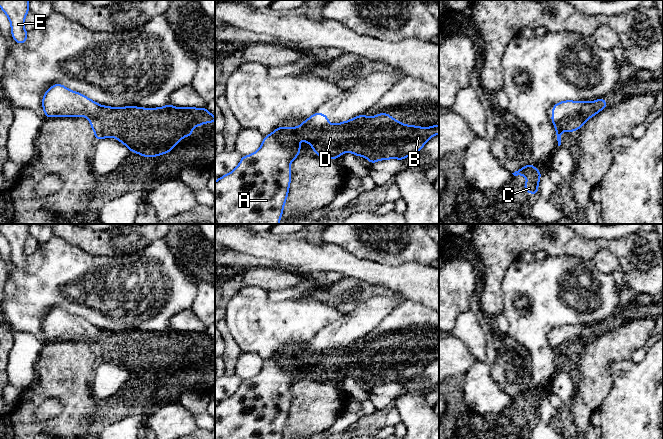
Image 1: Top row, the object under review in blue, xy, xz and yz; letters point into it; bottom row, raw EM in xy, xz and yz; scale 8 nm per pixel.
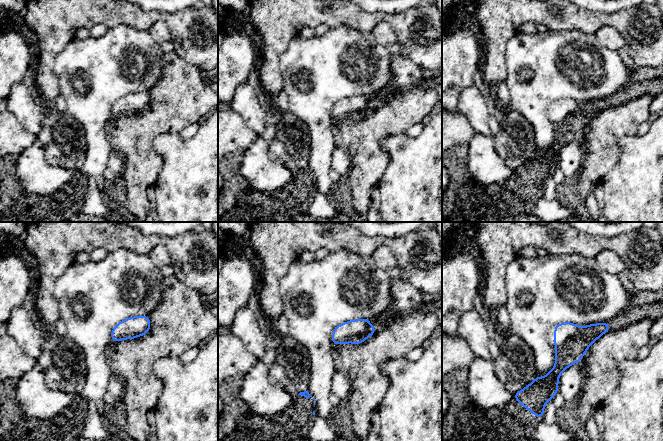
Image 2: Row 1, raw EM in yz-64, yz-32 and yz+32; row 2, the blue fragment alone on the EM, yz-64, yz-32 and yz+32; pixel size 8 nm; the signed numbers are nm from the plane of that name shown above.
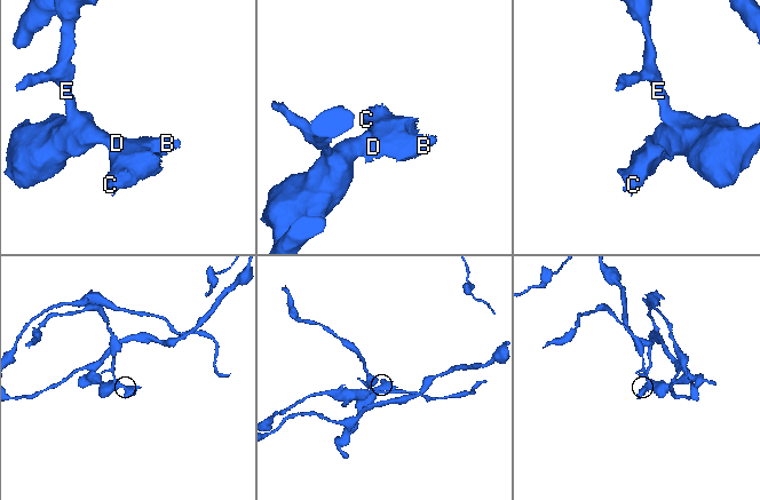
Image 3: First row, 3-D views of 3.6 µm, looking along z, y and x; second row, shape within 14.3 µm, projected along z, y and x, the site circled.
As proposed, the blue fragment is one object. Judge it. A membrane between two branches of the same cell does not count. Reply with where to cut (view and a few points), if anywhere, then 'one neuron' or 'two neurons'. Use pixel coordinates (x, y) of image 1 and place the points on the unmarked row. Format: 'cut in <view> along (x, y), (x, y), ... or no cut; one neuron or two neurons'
cut in yz along (587, 326), (577, 336), (562, 342), (555, 348); two neurons

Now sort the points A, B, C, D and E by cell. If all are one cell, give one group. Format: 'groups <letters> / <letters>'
groups A E / B C D

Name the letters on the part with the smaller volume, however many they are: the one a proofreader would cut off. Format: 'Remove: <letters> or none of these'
Remove: B, C, D

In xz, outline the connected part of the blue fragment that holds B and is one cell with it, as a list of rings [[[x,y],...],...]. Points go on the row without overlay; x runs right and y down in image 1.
[[[384,336],[373,341],[361,338],[351,344],[323,351],[313,360],[311,372],[317,380],[336,384],[342,377],[351,376],[357,381],[365,381],[372,389],[376,385],[386,383],[404,384],[421,375],[425,367],[437,358],[439,358],[439,349],[430,352],[404,349]]]

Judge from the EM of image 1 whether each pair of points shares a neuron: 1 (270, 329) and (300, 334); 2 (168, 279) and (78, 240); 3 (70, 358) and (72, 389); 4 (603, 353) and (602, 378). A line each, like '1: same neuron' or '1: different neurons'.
1: same neuron
2: different neurons
3: same neuron
4: same neuron

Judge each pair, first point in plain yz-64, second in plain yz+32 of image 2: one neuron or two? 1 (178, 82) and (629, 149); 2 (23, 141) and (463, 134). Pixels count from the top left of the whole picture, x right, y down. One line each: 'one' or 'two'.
1: two
2: one

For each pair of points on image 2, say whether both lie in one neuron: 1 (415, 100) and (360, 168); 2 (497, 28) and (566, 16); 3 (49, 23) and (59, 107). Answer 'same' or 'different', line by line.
1: same
2: same
3: different

